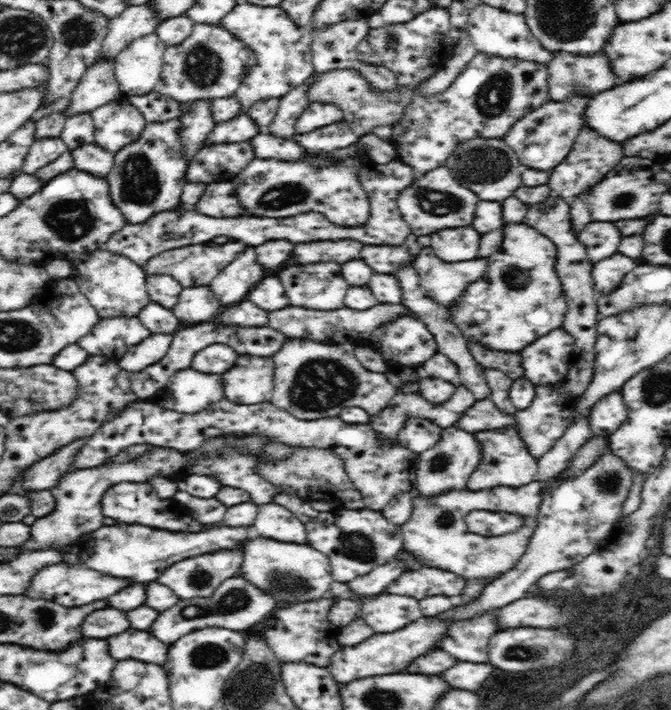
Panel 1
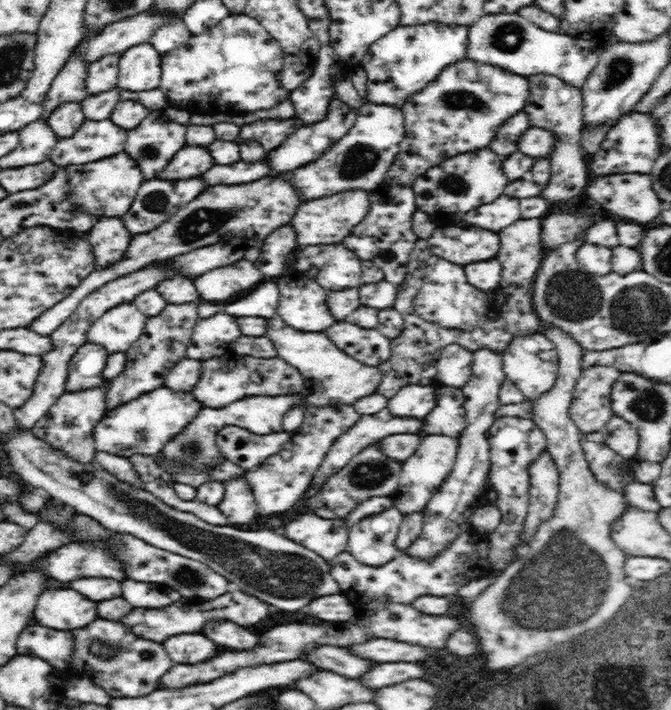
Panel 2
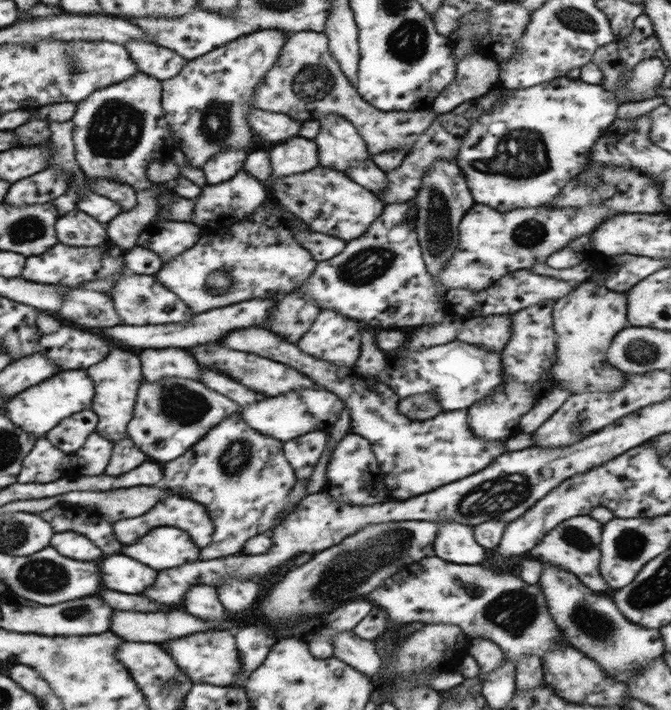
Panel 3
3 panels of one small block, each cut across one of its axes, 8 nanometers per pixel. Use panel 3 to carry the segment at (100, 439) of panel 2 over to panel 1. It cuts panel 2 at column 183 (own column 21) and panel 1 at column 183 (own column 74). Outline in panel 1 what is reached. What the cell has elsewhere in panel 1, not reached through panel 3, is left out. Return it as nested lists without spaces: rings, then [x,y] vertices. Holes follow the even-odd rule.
[[[188,368],[176,372],[166,386],[148,400],[182,415],[194,414],[208,404],[222,400],[222,380],[220,376],[200,374]]]

